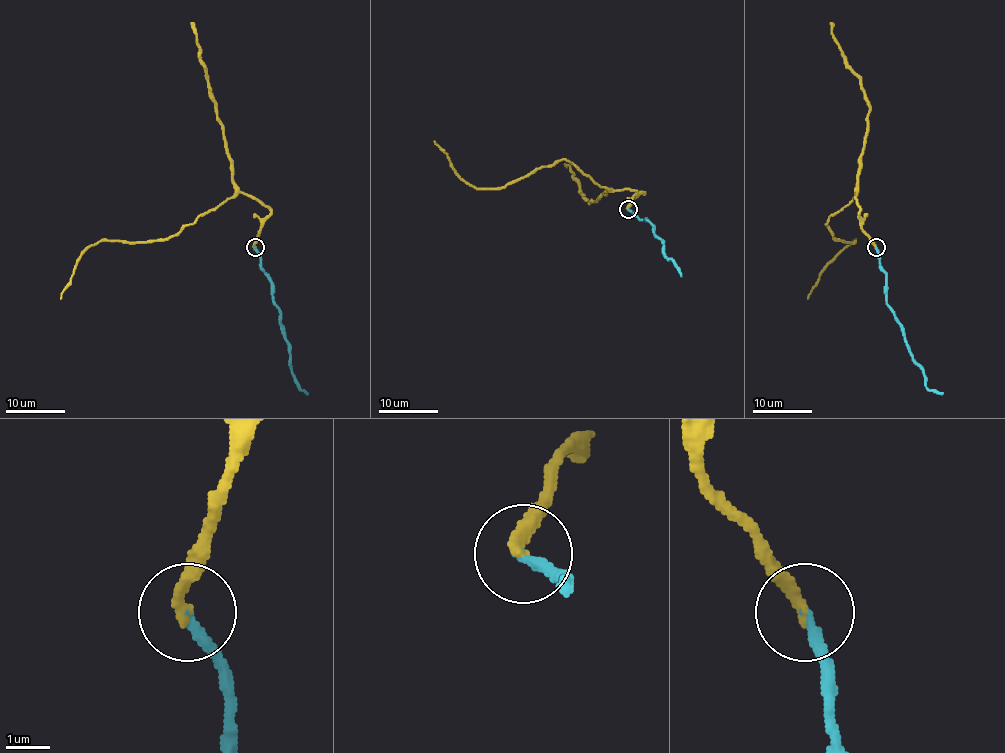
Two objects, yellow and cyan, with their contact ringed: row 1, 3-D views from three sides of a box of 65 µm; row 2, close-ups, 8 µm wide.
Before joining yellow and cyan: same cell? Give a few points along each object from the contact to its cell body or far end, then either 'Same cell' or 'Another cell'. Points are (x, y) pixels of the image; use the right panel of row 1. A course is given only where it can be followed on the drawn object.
Course of yellow: (875, 248), (862, 228), (856, 193), (825, 224), (837, 240), (855, 240), (821, 273), (808, 299). Course of cyan: (875, 248), (880, 268), (886, 274), (886, 304), (899, 324), (909, 354), (923, 371), (925, 386), (943, 393). Same cell

